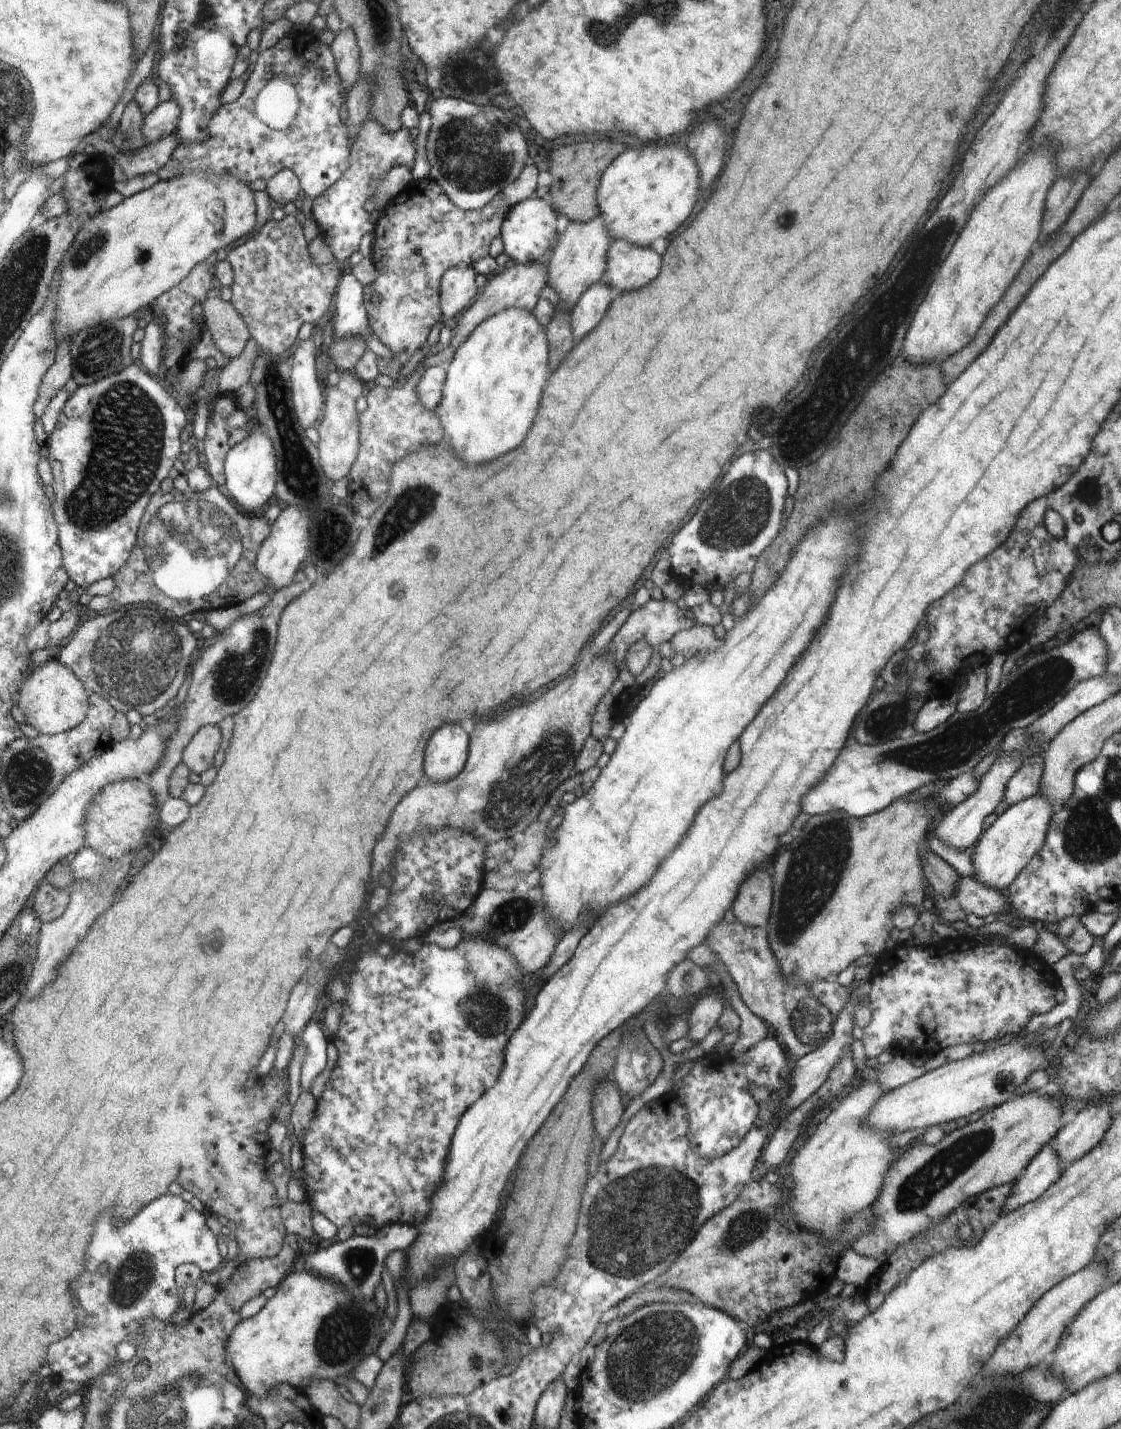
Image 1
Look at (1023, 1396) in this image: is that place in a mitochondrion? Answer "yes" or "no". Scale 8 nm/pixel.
yes

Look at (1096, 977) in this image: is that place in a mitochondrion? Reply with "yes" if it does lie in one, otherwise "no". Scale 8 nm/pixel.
no

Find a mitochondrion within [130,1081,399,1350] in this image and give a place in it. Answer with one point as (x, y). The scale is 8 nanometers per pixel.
(359, 1262)

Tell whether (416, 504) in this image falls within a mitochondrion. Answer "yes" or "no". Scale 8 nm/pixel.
yes

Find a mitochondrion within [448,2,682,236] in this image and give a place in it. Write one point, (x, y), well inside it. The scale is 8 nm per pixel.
(605, 32)

